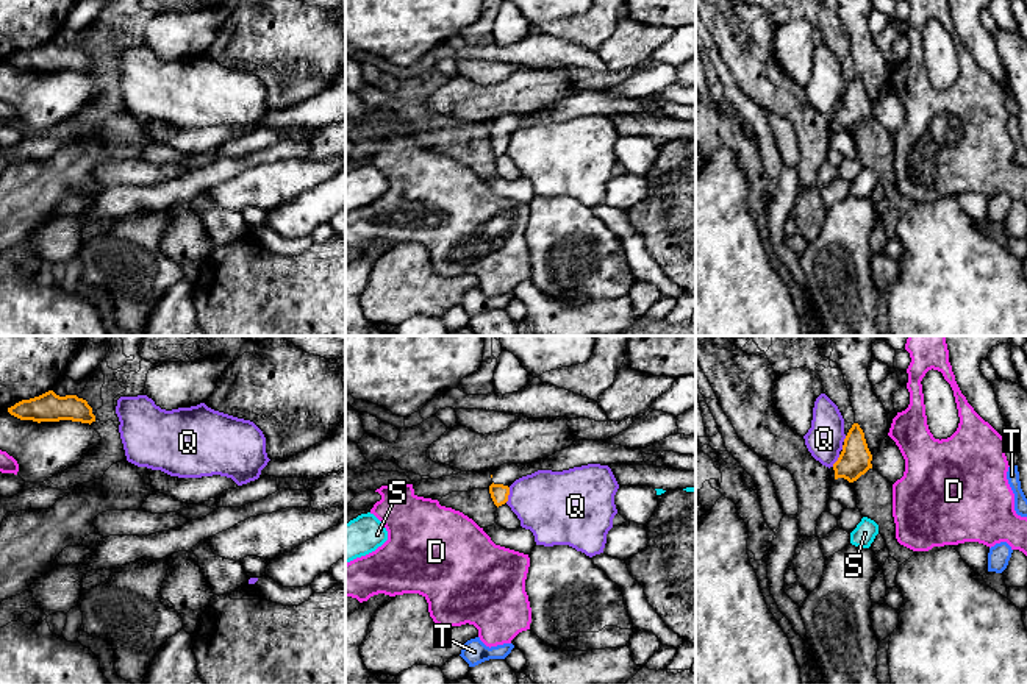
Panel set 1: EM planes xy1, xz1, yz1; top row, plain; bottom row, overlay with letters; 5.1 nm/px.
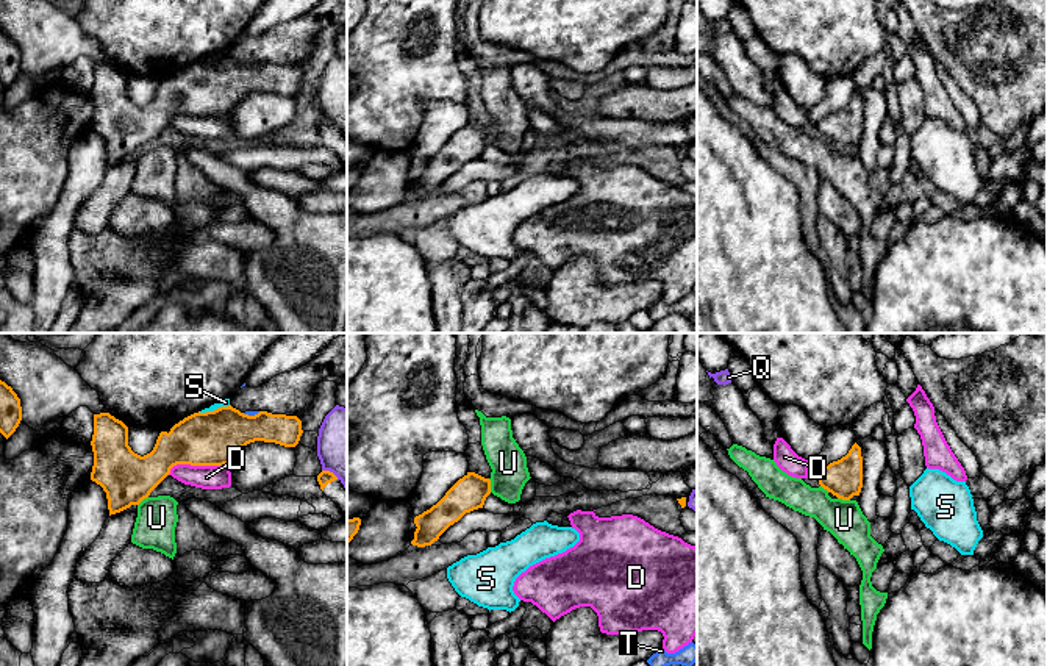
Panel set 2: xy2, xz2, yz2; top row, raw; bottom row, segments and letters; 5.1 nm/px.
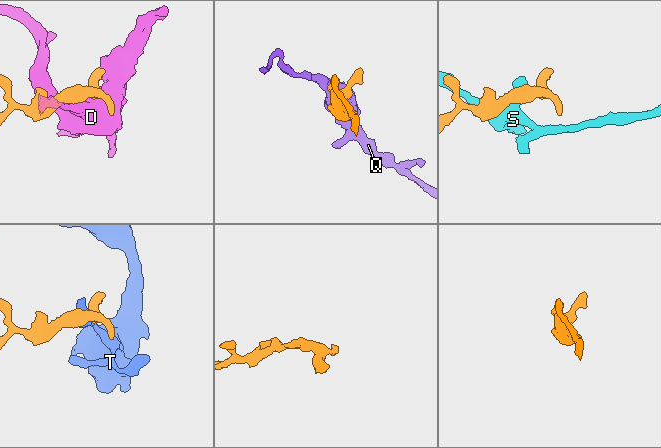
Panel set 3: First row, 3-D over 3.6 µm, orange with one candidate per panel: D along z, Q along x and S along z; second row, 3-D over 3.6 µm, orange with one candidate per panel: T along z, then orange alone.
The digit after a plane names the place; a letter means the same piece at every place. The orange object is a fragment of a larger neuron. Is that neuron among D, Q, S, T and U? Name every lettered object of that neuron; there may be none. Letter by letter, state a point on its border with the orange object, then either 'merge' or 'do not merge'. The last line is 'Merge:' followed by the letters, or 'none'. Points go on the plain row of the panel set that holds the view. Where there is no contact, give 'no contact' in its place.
D: xy2 (196, 114) | do not merge
Q: xz1 (508, 144) | do not merge
S: xy2 (214, 60) | do not merge
T: xy2 (250, 66) | do not merge
U: xz2 (489, 135) | do not merge
Merge: none

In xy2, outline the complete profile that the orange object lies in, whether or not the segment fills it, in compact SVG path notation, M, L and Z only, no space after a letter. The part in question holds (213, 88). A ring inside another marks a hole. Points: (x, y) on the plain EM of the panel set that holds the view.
M228 55L184 67L169 83L161 81L153 100L141 106L128 95L128 77L109 63L100 63L94 64L94 84L91 91L94 116L91 130L106 142L111 166L131 155L139 155L177 114L223 116L250 92L264 91L295 97L302 83L302 70L297 66L272 64L267 61L248 66Z

